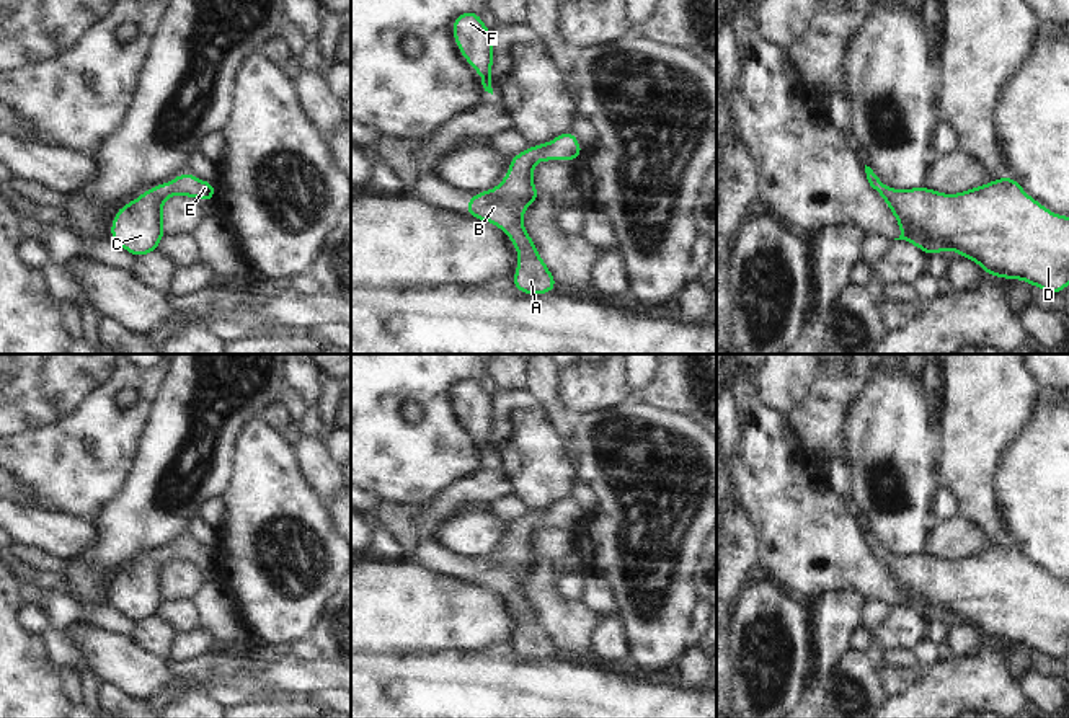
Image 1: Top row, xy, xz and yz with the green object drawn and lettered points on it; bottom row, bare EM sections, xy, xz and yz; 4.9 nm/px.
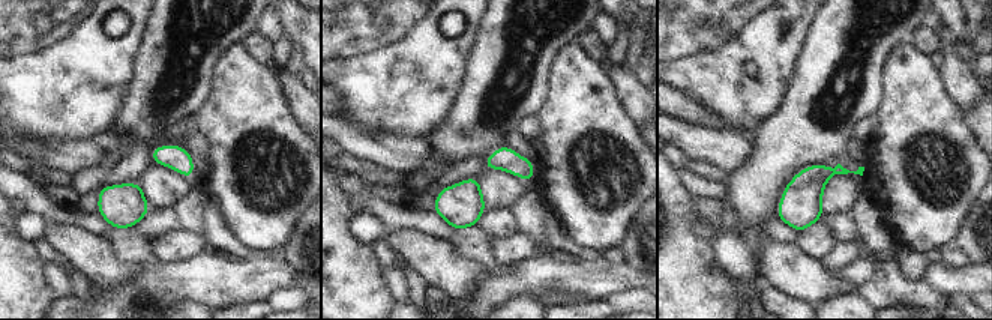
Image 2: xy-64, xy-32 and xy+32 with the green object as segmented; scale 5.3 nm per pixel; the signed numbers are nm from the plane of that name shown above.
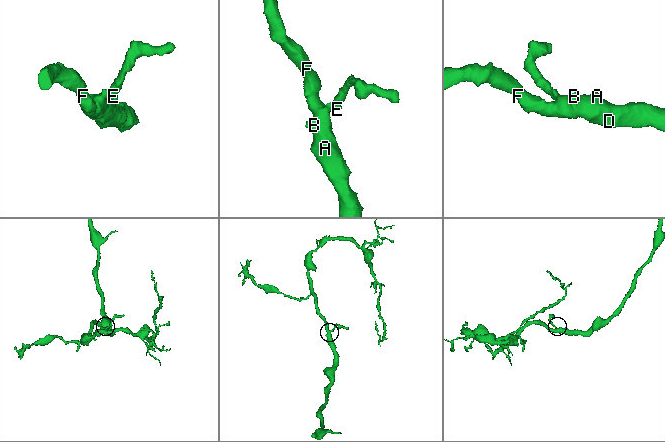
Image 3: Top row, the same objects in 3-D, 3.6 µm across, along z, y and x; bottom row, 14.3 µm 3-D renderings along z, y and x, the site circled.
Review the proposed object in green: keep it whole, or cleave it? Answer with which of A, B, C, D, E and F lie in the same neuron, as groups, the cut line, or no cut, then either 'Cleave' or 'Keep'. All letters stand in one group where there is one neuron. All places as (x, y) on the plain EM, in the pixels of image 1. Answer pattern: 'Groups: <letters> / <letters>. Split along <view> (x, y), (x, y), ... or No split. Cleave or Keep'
Groups: A B C D E F. No split. Keep.

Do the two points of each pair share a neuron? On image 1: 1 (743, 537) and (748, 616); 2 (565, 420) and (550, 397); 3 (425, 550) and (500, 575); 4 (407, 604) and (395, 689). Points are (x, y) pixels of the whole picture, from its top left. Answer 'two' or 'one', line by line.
1: two
2: one
3: one
4: two

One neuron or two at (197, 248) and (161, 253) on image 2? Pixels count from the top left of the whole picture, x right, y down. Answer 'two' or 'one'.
one

